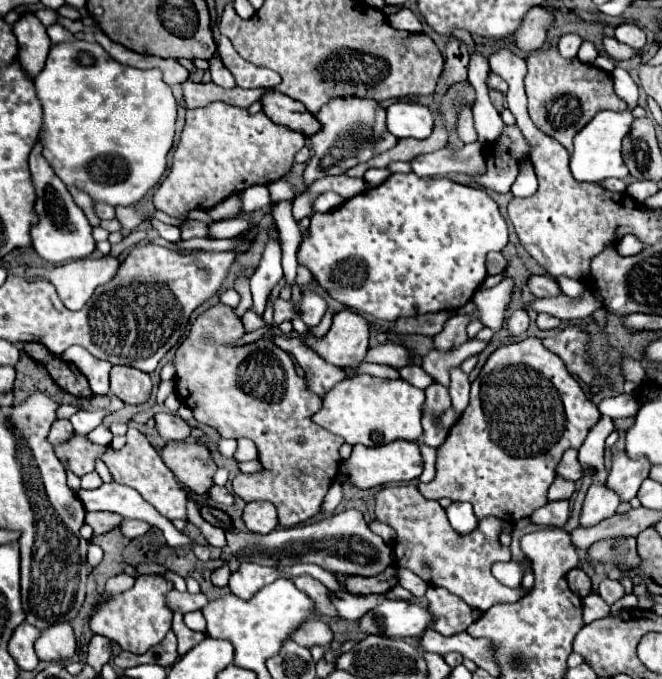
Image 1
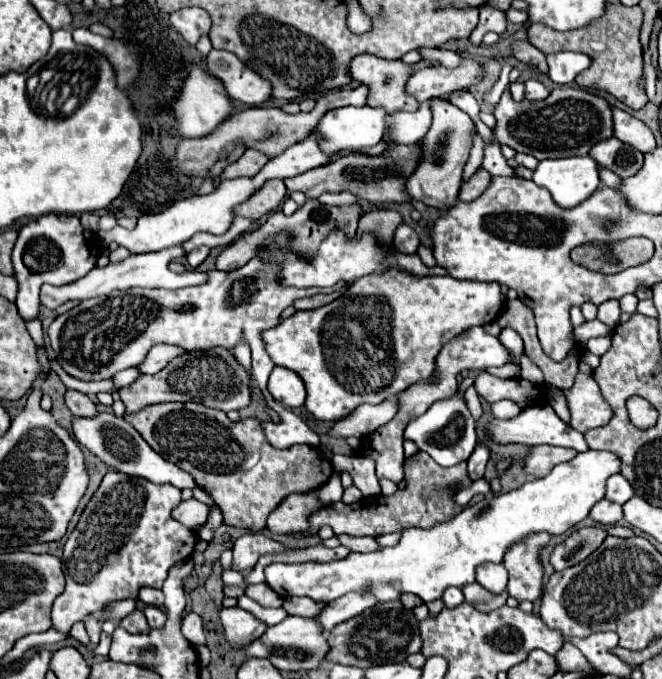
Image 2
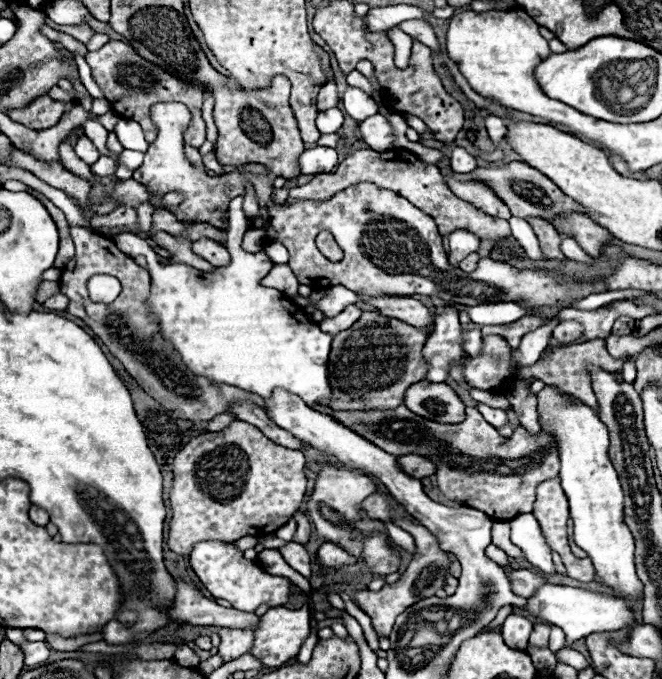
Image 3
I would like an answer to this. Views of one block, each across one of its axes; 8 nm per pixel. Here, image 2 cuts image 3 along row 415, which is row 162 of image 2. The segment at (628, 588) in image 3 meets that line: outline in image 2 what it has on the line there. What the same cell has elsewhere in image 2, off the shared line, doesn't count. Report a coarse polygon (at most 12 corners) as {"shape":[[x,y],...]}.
{"shape":[[590,156],[542,160],[534,182],[560,208],[600,186]]}

